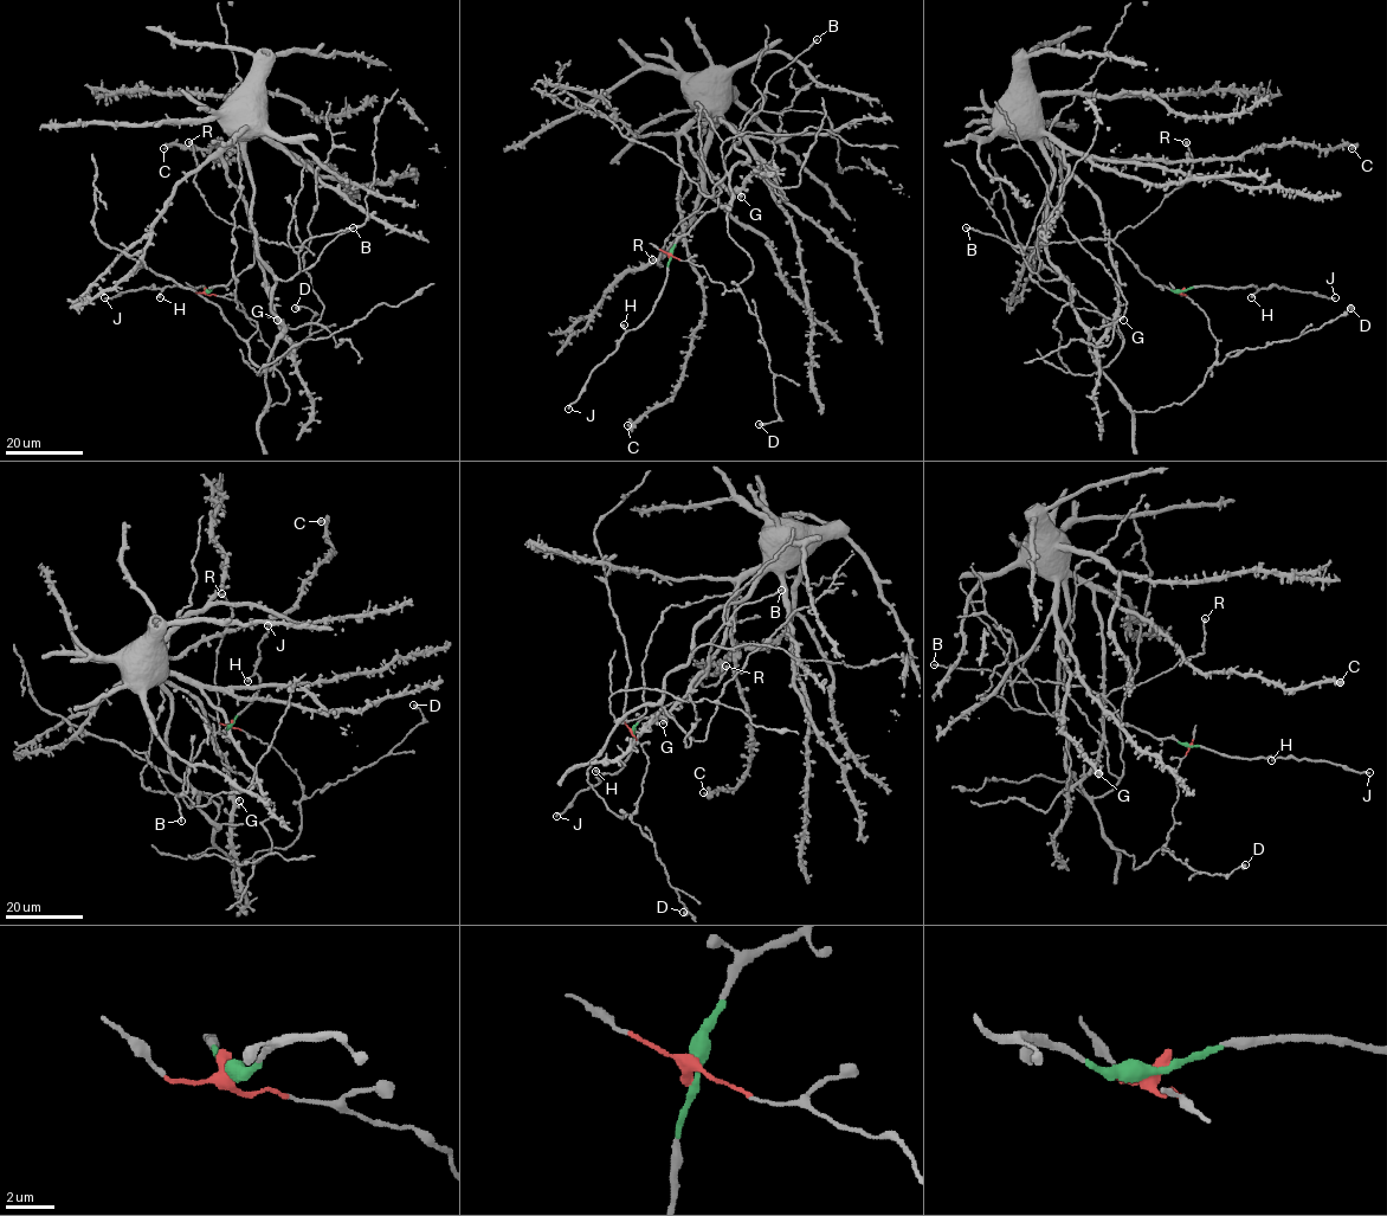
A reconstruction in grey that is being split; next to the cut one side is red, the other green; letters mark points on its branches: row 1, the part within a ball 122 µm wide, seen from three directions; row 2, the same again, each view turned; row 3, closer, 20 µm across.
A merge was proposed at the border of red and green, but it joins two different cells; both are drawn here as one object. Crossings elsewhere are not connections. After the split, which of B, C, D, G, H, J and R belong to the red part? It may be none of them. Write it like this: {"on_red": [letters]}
{"on_red": ["C", "D", "G"]}

